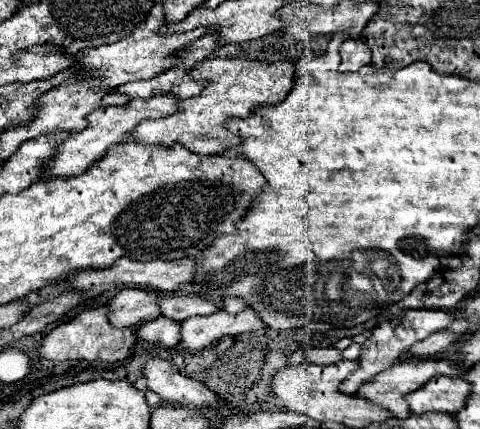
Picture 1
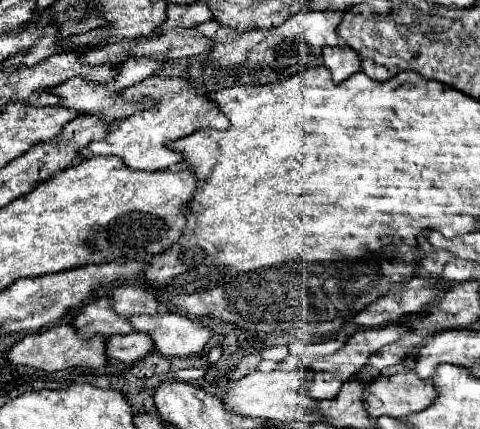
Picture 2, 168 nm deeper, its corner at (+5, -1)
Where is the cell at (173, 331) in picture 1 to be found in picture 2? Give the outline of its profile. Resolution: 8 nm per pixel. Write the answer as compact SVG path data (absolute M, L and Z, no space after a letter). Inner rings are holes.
M143 333L129 335L113 335L105 339L105 355L107 359L135 363L151 351L151 337L143 337Z

